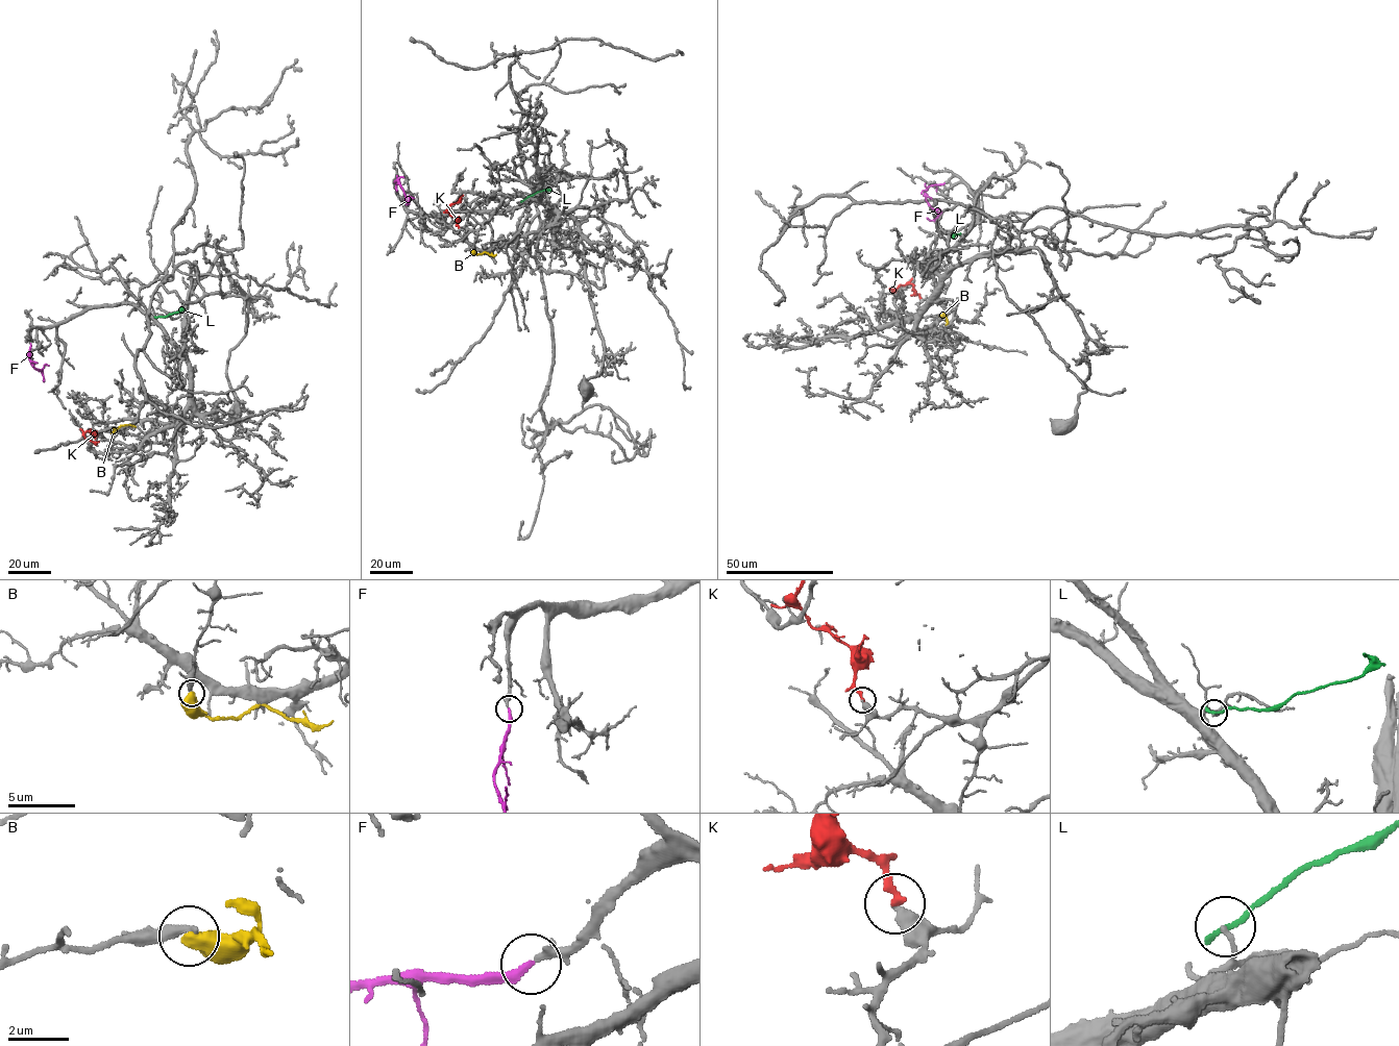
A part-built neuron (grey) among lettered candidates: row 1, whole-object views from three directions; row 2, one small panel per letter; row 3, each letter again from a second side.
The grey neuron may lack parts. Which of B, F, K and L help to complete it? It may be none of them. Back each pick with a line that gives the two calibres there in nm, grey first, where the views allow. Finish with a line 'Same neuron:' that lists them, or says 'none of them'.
F: calibres 300 and 280 nm
Same neuron: F

